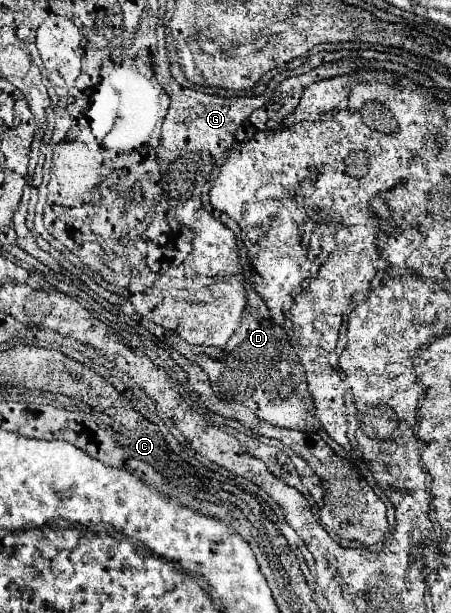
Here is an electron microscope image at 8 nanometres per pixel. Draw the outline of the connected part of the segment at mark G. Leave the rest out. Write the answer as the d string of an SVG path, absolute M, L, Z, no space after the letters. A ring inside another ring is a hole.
M279 75L273 77L271 83L267 85L267 89L255 97L217 97L217 95L199 93L199 91L187 89L187 87L183 87L183 91L173 91L171 93L173 103L169 107L169 115L163 121L159 165L155 165L157 171L151 171L147 175L145 183L141 183L141 187L153 187L153 201L163 201L161 203L161 235L155 235L155 233L151 235L151 213L149 213L149 223L145 223L145 231L141 231L141 235L137 235L137 239L133 239L133 255L129 255L129 275L121 275L121 279L117 279L117 285L125 287L127 291L129 291L129 287L145 287L145 293L135 293L129 297L131 303L135 305L135 309L139 313L143 313L145 317L149 317L151 321L163 325L165 329L175 331L179 337L183 337L187 343L193 343L193 345L223 347L229 341L229 337L235 333L235 329L241 321L241 315L247 307L243 267L239 265L239 247L237 247L235 235L231 229L227 229L223 223L219 223L211 213L207 213L203 209L201 189L209 181L209 175L213 171L215 153L223 153L229 149L229 145L233 145L237 127L241 127L241 123L257 107L265 105L265 101L271 97L271 91L277 81L279 81ZM143 297L151 297L151 299L143 303L141 301Z

